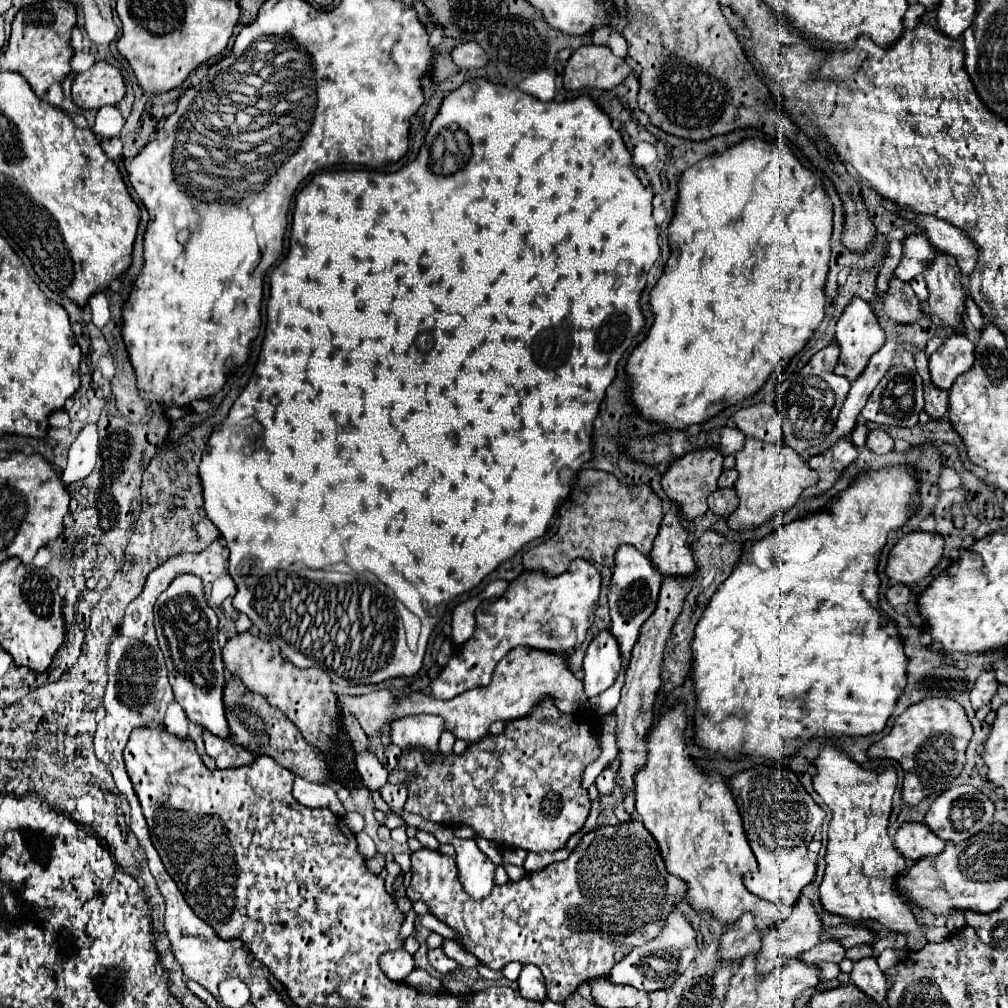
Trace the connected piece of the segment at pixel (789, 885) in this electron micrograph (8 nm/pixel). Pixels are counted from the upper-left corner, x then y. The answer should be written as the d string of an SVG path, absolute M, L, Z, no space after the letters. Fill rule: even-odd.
M758 765L730 779L730 791L744 821L744 833L758 861L758 873L748 873L744 885L756 897L774 905L792 907L800 891L812 883L816 865L808 857L808 843L824 821L824 811L806 793L796 773L770 765Z

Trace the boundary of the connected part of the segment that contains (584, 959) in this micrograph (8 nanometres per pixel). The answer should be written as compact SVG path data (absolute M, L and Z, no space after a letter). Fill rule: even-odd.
M636 819L586 833L566 861L558 861L542 871L528 873L520 881L508 881L492 889L490 897L484 901L472 901L472 897L464 893L454 859L442 855L440 851L426 847L414 851L410 871L412 879L406 895L412 901L424 901L434 917L452 927L462 937L466 951L496 971L500 971L510 961L536 965L544 975L548 999L554 1003L562 1003L578 989L578 985L594 977L608 975L612 965L620 961L620 957L628 955L628 949L652 941L664 925L662 919L668 915L668 911L672 911L676 901L684 897L686 891L684 881L672 877L666 871L656 841Z

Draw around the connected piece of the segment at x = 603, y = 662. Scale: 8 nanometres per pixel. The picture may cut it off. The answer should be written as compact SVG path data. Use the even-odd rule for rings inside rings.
M600 631L590 643L584 657L584 693L586 697L600 695L616 681L620 671L620 651L612 633Z

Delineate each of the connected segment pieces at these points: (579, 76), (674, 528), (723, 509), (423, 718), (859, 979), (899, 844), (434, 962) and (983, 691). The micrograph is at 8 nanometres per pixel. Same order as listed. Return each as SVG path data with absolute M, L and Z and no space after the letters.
M604 45L578 47L564 67L564 87L568 91L580 87L612 89L630 75L624 59L616 57Z
M674 505L662 519L660 531L654 539L650 561L664 577L688 577L696 573L696 563L686 543L688 533L680 525L680 513Z
M716 489L708 497L708 507L718 517L728 517L730 513L734 513L736 505L738 505L738 497L736 497L734 489Z
M408 715L392 723L392 743L398 747L438 747L440 733L444 731L444 719L436 715Z
M866 957L866 959L860 959L858 963L854 963L850 981L852 981L852 985L856 985L864 993L868 993L868 997L872 997L876 1003L884 1003L886 981L884 981L884 973L880 971L874 957Z
M904 823L898 829L894 843L900 855L910 861L938 855L944 851L944 845L946 845L934 833L930 833L930 829L926 829L924 823Z
M430 949L428 951L428 959L430 959L430 965L434 969L438 969L440 973L444 973L444 975L450 973L450 971L454 971L454 969L458 969L458 963L452 961L452 959L448 959L442 949Z
M984 671L980 673L980 677L976 679L976 685L970 693L970 701L972 701L972 707L974 709L980 709L984 705L988 705L992 701L992 697L996 695L998 691L998 681L994 677L992 671Z

